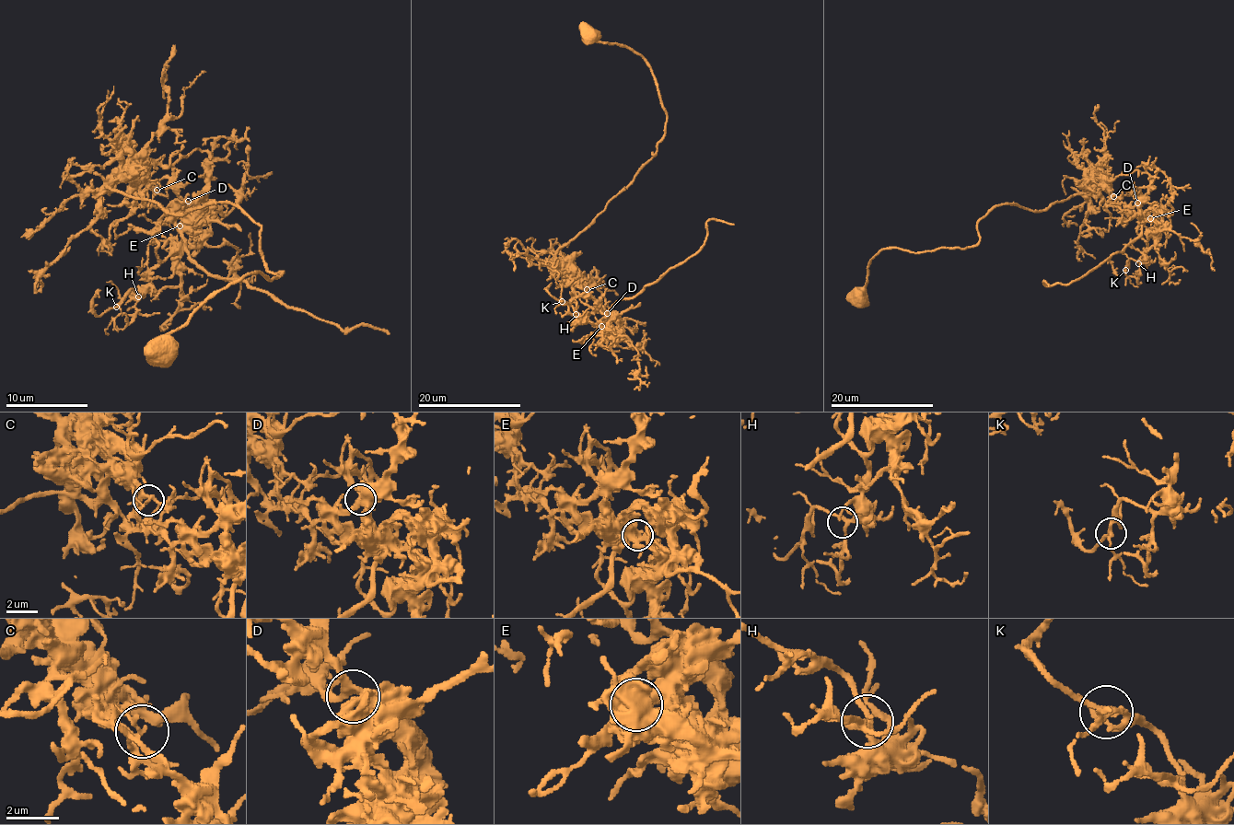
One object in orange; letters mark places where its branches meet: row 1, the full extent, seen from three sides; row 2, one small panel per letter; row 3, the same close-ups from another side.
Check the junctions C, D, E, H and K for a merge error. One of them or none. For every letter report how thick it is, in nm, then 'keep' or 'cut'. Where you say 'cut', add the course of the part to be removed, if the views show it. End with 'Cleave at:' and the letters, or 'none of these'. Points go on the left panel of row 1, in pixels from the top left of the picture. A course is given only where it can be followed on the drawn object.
C: calibre 170 nm; cut; course (157, 191), (143, 201), (196, 207), (183, 249), (208, 274), (242, 278), (347, 331), (389, 333)
D: calibre 280 nm; keep
E: calibre 320 nm; keep
H: calibre 240 nm; keep
K: calibre 200 nm; keep
Cleave at: C

